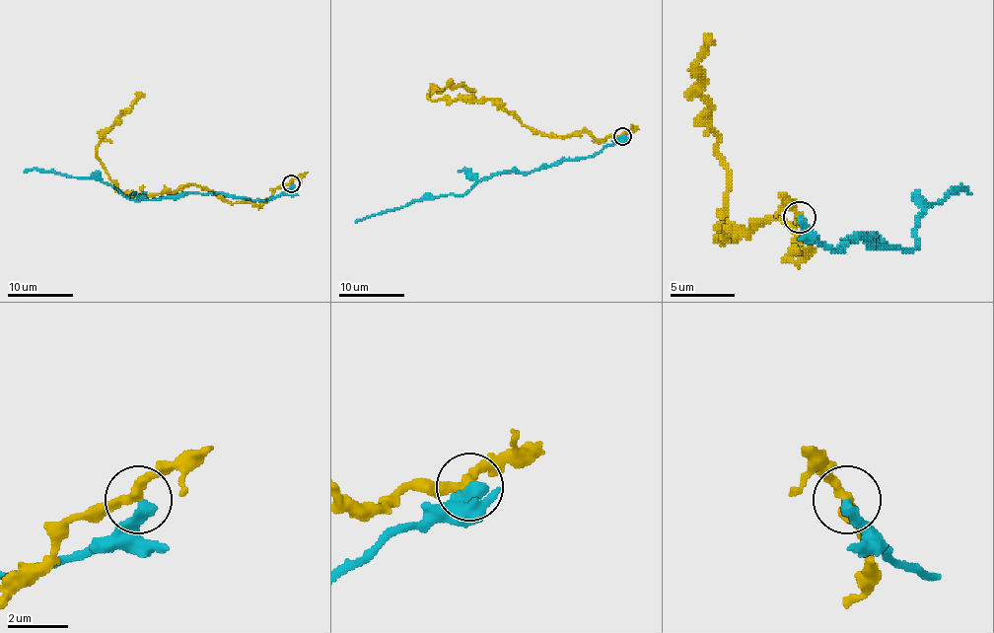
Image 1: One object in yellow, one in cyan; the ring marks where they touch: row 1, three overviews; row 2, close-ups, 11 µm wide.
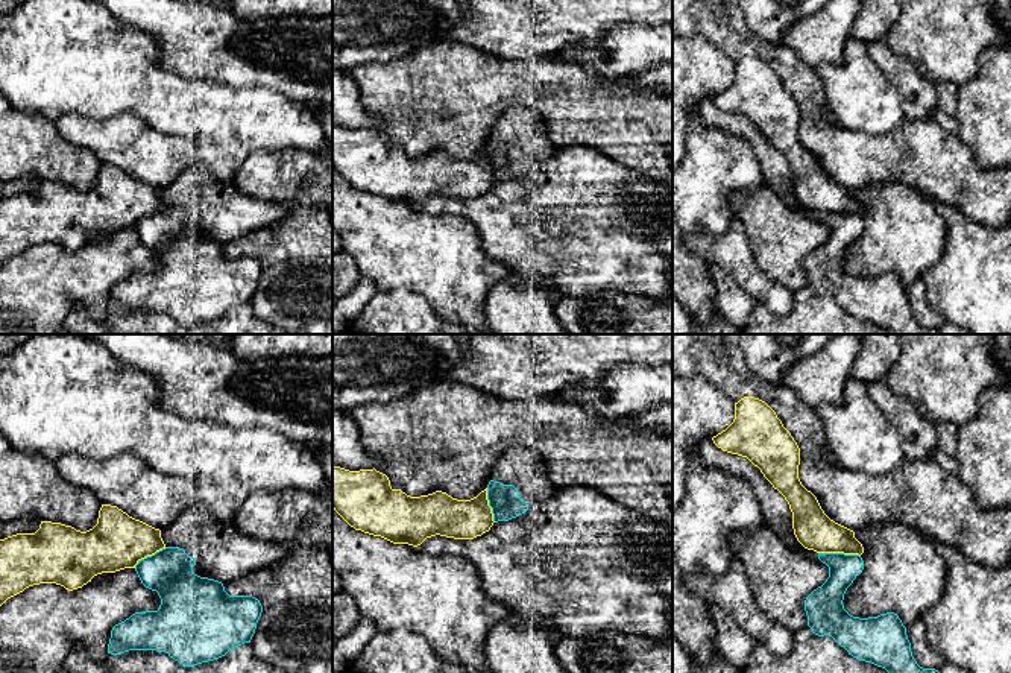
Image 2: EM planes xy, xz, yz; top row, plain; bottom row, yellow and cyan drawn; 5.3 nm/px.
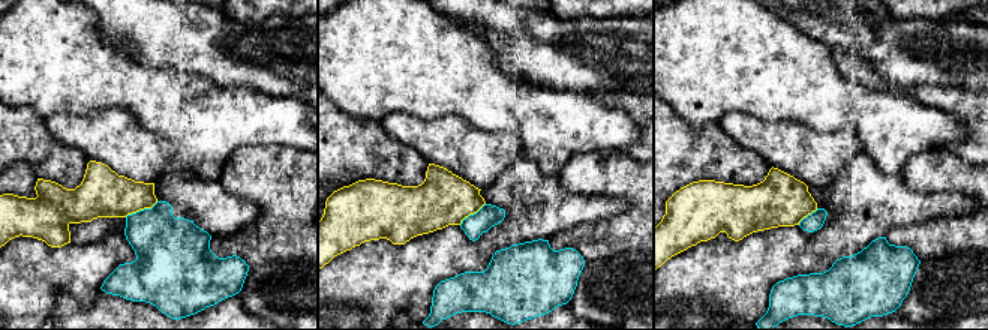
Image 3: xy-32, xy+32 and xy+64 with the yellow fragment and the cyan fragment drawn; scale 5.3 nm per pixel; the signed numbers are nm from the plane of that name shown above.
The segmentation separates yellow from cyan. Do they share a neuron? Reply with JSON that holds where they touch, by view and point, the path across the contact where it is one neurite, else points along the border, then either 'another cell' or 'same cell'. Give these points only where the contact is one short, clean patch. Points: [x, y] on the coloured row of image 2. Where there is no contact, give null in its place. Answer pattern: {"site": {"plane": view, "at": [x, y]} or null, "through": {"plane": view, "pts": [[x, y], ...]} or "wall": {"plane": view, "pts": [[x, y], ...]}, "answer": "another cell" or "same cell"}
{"site": {"plane": "yz", "at": [840, 552]}, "wall": {"plane": "yz", "pts": [[818, 552], [843, 552], [859, 556]]}, "answer": "another cell"}

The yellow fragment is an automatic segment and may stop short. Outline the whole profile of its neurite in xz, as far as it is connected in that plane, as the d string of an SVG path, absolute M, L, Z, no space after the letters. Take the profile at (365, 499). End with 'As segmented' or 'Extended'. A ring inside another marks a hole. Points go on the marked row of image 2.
M332 466L332 509L355 530L413 547L436 535L474 539L489 532L495 523L487 488L471 500L457 500L442 491L410 497L401 489L393 489L389 477L375 468L349 471Z. As segmented

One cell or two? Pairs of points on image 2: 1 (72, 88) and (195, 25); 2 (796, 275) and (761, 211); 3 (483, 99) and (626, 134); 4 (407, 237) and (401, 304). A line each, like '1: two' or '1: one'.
1: two
2: one
3: one
4: two

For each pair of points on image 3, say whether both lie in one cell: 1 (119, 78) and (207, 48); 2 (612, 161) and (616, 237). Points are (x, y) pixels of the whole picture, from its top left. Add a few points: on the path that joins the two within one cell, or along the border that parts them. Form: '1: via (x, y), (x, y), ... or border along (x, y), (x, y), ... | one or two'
1: border along (122, 47), (147, 66), (174, 66), (186, 72) | two
2: via (630, 180), (637, 188), (636, 218) | one

